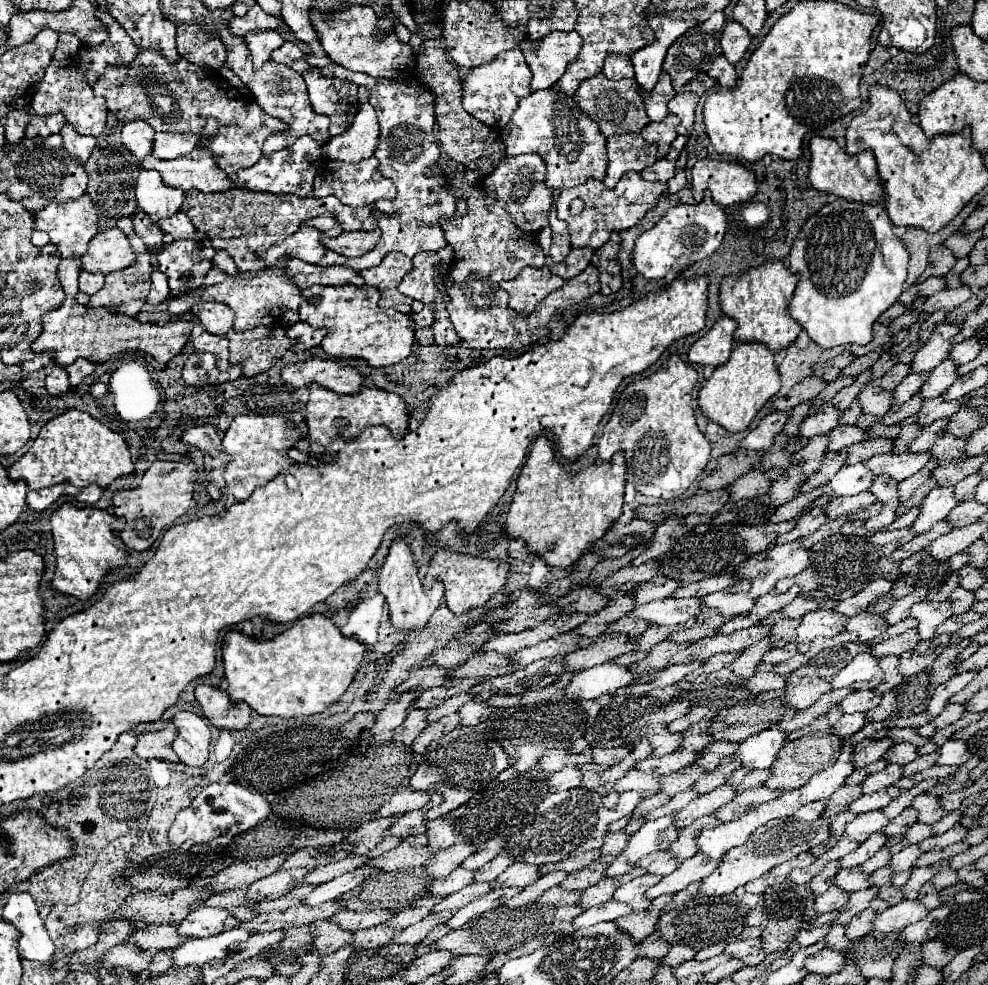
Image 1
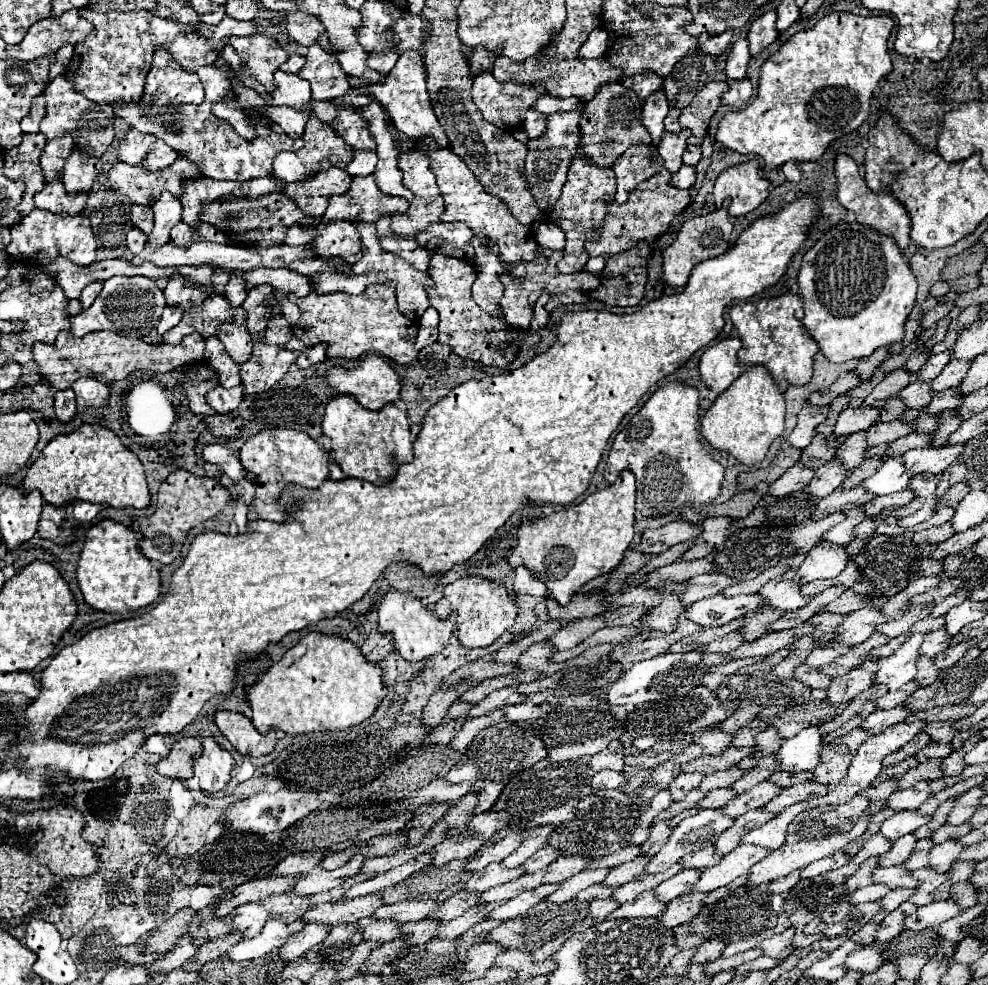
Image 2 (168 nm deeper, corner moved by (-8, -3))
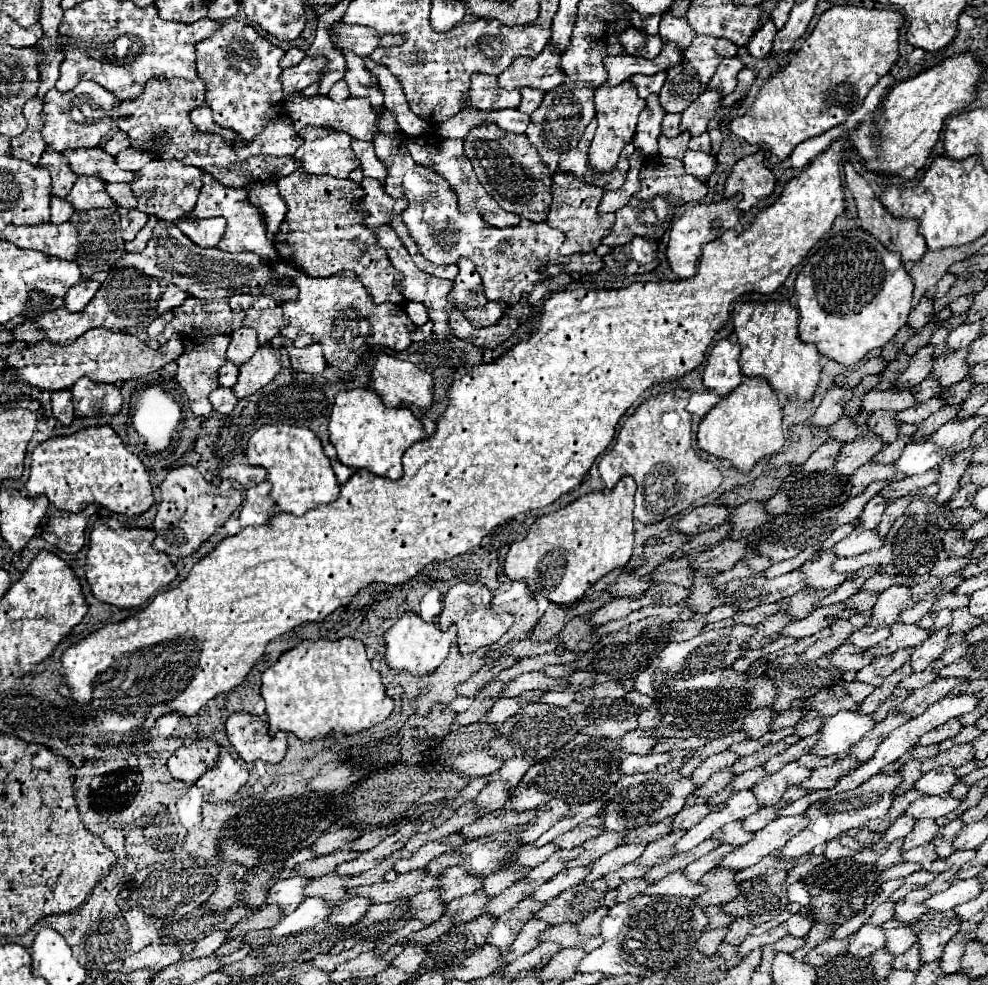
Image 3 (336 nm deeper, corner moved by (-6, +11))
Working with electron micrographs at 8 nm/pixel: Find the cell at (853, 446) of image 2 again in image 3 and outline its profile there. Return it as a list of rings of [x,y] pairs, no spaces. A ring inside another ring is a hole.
[[[879,410],[875,414],[871,414],[869,418],[869,430],[873,434],[881,434],[885,438],[885,442],[893,442],[897,440],[899,434],[899,422],[897,422],[897,412],[889,412],[889,410]]]

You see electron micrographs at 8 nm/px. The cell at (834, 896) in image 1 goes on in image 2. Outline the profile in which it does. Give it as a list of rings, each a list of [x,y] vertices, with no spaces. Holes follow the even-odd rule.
[[[871,884],[871,886],[867,886],[867,888],[855,890],[855,894],[851,894],[849,902],[851,902],[851,904],[875,902],[875,900],[879,900],[883,894],[887,894],[889,890],[891,890],[891,888],[887,888],[887,886],[883,886],[883,884]]]

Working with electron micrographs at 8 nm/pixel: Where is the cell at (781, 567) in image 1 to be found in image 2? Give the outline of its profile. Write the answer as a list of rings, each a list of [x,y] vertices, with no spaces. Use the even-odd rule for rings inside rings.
[[[821,542],[805,554],[803,564],[795,572],[795,580],[807,584],[819,578],[835,578],[839,572],[843,572],[847,562],[849,554],[845,554],[843,548],[837,544]]]

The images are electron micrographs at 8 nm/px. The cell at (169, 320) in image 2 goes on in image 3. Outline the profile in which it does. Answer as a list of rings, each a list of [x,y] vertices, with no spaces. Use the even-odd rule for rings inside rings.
[[[169,312],[169,314],[161,316],[161,318],[155,318],[155,320],[149,324],[149,328],[147,328],[147,334],[149,334],[149,338],[151,338],[151,342],[153,342],[153,344],[157,344],[157,340],[159,340],[159,334],[163,332],[165,324],[167,324],[167,322],[171,322],[171,318],[173,318],[173,314]]]

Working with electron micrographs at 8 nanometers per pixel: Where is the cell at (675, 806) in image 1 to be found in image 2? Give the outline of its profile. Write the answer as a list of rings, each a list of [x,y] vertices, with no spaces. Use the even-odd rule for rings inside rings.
[[[719,788],[719,790],[711,790],[705,794],[705,798],[701,802],[697,802],[695,808],[721,808],[727,800],[731,800],[735,796],[735,790],[731,788]]]

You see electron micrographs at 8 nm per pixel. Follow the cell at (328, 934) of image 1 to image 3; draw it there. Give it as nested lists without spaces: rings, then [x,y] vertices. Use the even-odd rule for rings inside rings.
[[[429,890],[429,892],[421,892],[421,894],[415,894],[411,898],[411,906],[409,910],[413,912],[413,916],[421,922],[435,922],[439,920],[443,914],[445,914],[445,900],[439,898],[441,894],[435,890]]]

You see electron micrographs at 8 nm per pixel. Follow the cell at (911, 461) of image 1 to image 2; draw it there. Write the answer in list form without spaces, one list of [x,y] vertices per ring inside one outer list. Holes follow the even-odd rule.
[[[963,444],[941,448],[919,448],[901,456],[903,466],[913,474],[941,474],[963,450]]]

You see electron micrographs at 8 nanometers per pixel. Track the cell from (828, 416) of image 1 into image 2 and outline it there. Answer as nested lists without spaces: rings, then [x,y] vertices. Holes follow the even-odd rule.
[[[857,406],[857,408],[845,408],[833,428],[835,436],[849,436],[853,432],[867,430],[873,422],[877,422],[879,410],[877,408],[867,408],[867,406]]]

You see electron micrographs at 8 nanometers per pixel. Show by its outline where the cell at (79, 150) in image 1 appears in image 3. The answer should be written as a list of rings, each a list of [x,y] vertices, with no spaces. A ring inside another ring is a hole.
[[[77,178],[73,190],[69,192],[69,198],[65,198],[73,210],[91,210],[91,208],[107,208],[117,212],[119,206],[113,204],[109,194],[105,192],[105,182],[101,178]]]

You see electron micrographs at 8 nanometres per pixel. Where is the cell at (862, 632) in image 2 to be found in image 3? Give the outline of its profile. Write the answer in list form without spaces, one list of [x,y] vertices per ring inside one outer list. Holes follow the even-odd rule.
[[[891,586],[885,592],[881,592],[873,612],[873,618],[869,622],[869,626],[891,626],[895,622],[899,622],[899,614],[903,610],[913,608],[913,596],[911,596],[911,588],[909,586]]]

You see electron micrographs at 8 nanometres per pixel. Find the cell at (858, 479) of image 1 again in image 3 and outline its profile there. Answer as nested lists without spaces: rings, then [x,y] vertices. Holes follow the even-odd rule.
[[[911,442],[901,458],[895,462],[895,466],[905,474],[905,476],[913,476],[913,474],[923,474],[927,470],[933,470],[941,464],[941,458],[945,458],[947,452],[937,444],[929,444],[929,442]]]

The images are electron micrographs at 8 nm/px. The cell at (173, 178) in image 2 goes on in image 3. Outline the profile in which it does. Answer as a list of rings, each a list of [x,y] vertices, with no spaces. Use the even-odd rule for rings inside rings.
[[[69,148],[63,152],[63,156],[77,176],[99,176],[103,182],[133,182],[133,174],[125,174],[125,170],[121,170],[117,162],[113,162],[113,156],[105,154],[105,150],[101,148]]]

